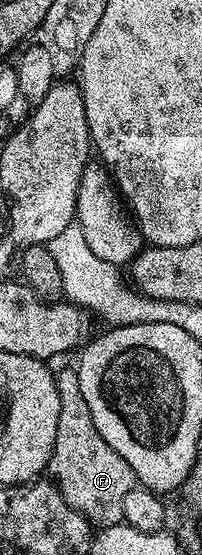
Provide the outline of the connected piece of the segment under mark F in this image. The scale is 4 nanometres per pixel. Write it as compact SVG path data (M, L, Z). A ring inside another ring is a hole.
M64 368L55 373L55 377L60 395L58 434L47 471L52 472L51 479L68 505L87 518L89 524L97 529L123 524L122 506L126 503L126 494L130 494L130 490L138 484L134 470L130 470L126 458L122 458L122 454L118 454L118 450L114 450L114 446L98 434L90 406L86 406L86 398L82 398L76 368Z

